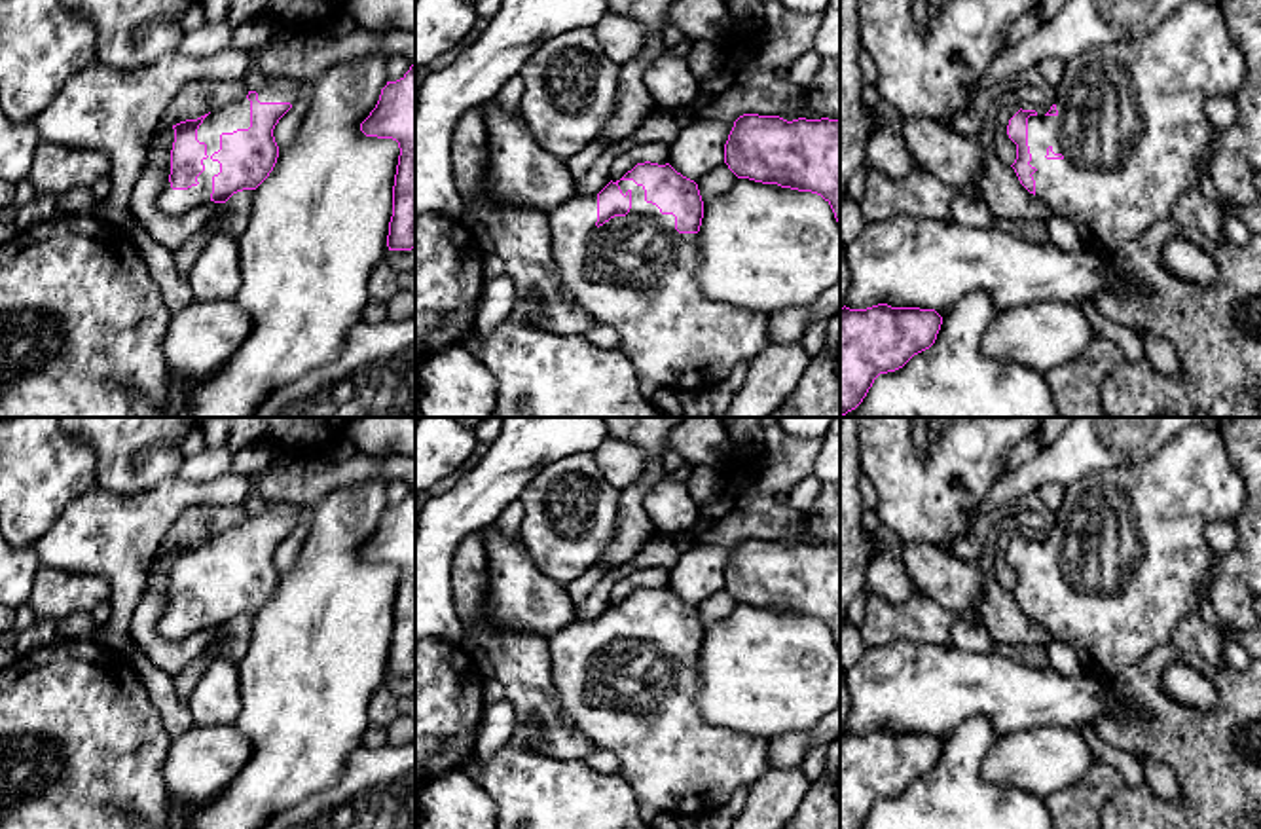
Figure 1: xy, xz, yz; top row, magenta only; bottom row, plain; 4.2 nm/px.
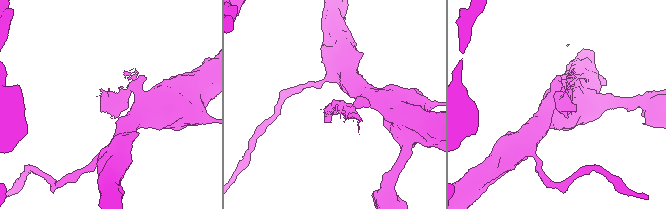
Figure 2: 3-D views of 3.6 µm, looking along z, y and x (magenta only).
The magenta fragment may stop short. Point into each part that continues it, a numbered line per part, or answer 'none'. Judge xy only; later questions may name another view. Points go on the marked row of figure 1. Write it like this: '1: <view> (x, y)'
1: xy (234, 116)

